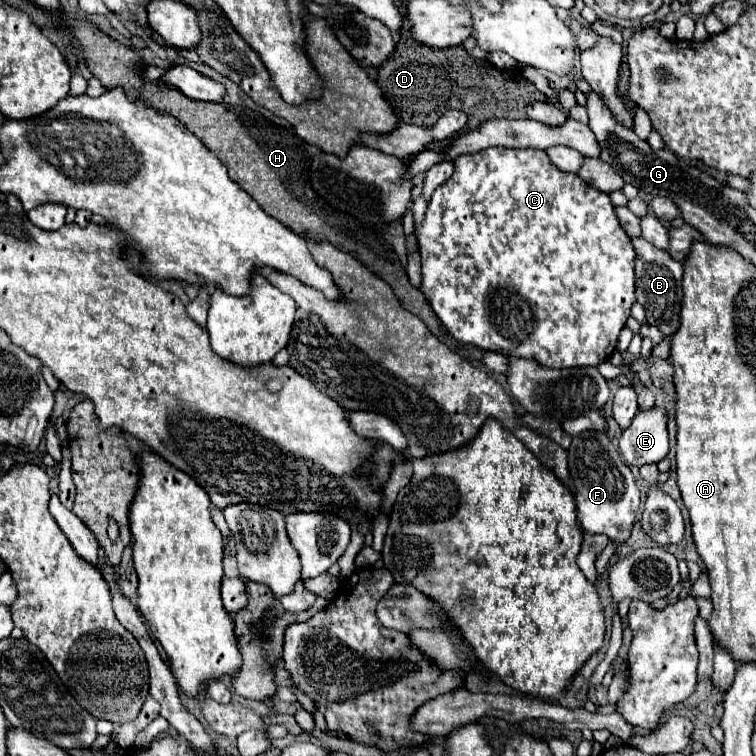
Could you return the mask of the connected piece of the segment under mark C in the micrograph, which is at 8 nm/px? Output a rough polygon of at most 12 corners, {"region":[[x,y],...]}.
{"region":[[459,155],[419,229],[463,343],[597,367],[635,303],[607,193]]}

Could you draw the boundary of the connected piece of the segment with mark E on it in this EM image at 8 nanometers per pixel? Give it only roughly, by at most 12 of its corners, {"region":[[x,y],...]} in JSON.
{"region":[[637,413],[619,449],[627,465],[659,463],[669,451],[667,415]]}

